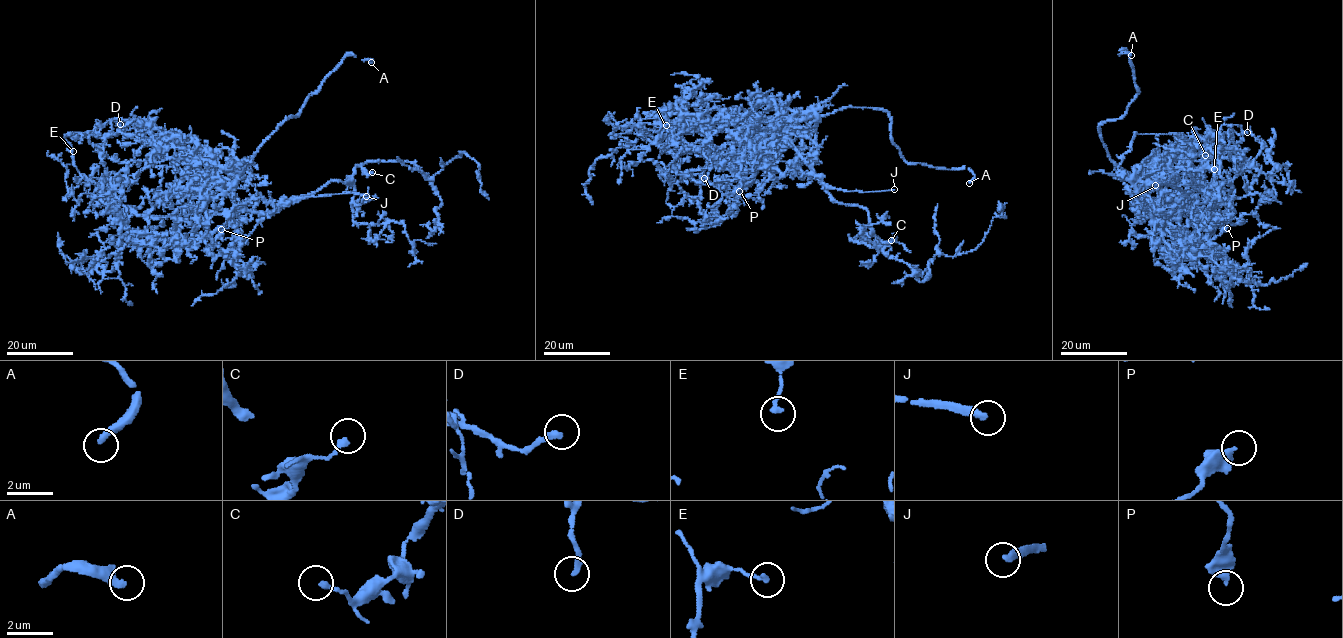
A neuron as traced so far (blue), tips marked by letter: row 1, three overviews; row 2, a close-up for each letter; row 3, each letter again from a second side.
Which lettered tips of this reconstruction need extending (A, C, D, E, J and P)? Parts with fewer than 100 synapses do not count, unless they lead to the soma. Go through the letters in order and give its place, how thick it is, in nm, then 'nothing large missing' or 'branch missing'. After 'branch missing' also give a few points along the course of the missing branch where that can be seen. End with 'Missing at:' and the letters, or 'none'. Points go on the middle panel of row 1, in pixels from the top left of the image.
A: place (969, 183); calibre 360 nm; branch missing
C: place (891, 240); calibre 200 nm; nothing large missing
D: place (704, 178); calibre 200 nm; branch missing; course (704, 178), (699, 182), (699, 192), (690, 198), (649, 195), (652, 201), (658, 200)
E: place (666, 125); calibre 200 nm; nothing large missing
J: place (894, 189); calibre 240 nm; branch missing; course (894, 189), (908, 185), (910, 190), (927, 192), (953, 206), (960, 217), (980, 220), (997, 192), (991, 177)
P: place (739, 191); calibre 360 nm; nothing large missing
Missing at: A, D, J

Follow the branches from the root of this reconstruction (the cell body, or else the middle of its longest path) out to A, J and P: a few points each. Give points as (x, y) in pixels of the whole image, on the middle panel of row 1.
A: (801, 155), (787, 137), (800, 121), (874, 107), (889, 115), (904, 160), (969, 168), (969, 183)
J: (801, 155), (820, 181), (837, 189), (874, 192), (894, 189)
P: (801, 155), (780, 173), (775, 169), (759, 169), (738, 151), (734, 167), (740, 181), (739, 191)

